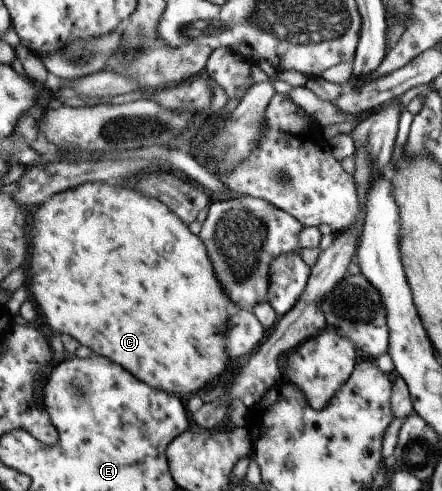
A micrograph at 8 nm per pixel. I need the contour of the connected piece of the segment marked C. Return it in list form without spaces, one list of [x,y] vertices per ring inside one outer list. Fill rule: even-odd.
[[[91,183],[75,188],[71,192],[59,193],[40,204],[33,213],[30,229],[30,254],[27,258],[29,297],[35,299],[47,318],[47,323],[55,332],[69,334],[81,345],[90,349],[93,354],[109,356],[110,360],[128,369],[133,376],[145,381],[151,388],[179,395],[185,400],[187,396],[201,394],[207,384],[221,378],[229,364],[234,365],[228,353],[228,324],[234,311],[237,310],[234,300],[222,286],[216,273],[208,248],[200,235],[195,235],[184,220],[174,213],[164,202],[148,197],[133,188],[124,188],[114,183]]]

